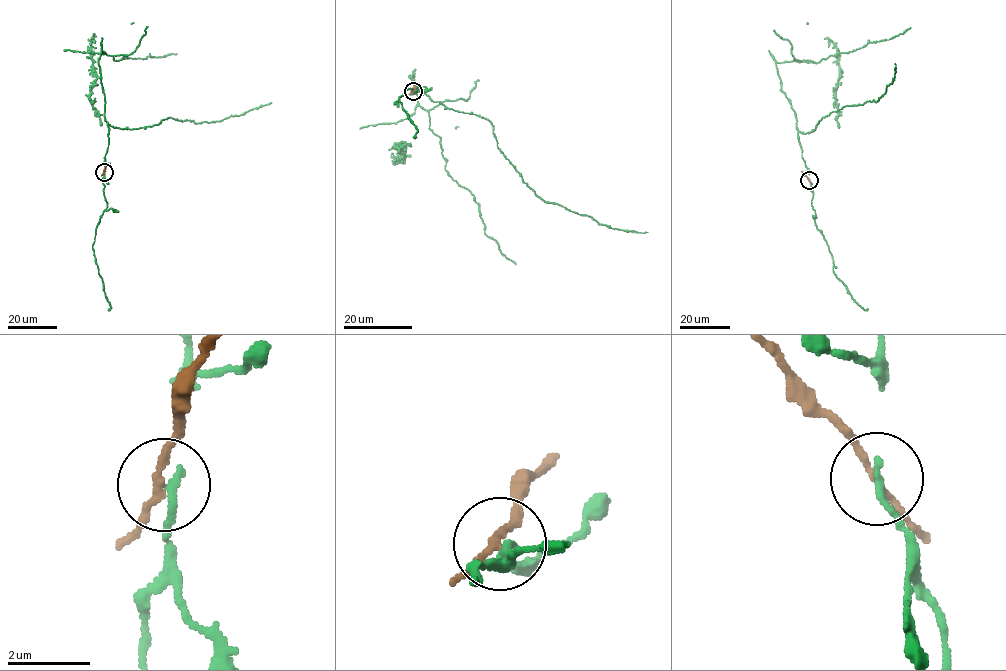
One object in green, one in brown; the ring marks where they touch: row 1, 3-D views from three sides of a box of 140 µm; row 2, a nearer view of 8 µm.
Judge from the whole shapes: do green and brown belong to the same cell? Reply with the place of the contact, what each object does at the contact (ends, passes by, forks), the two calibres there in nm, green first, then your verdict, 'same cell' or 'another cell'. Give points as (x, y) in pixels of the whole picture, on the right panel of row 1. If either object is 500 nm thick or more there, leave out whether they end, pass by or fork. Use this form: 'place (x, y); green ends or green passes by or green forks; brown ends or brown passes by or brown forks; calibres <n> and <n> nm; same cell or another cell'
place (809, 180); green ends; brown passes by; calibres 190 and 150 nm; another cell

